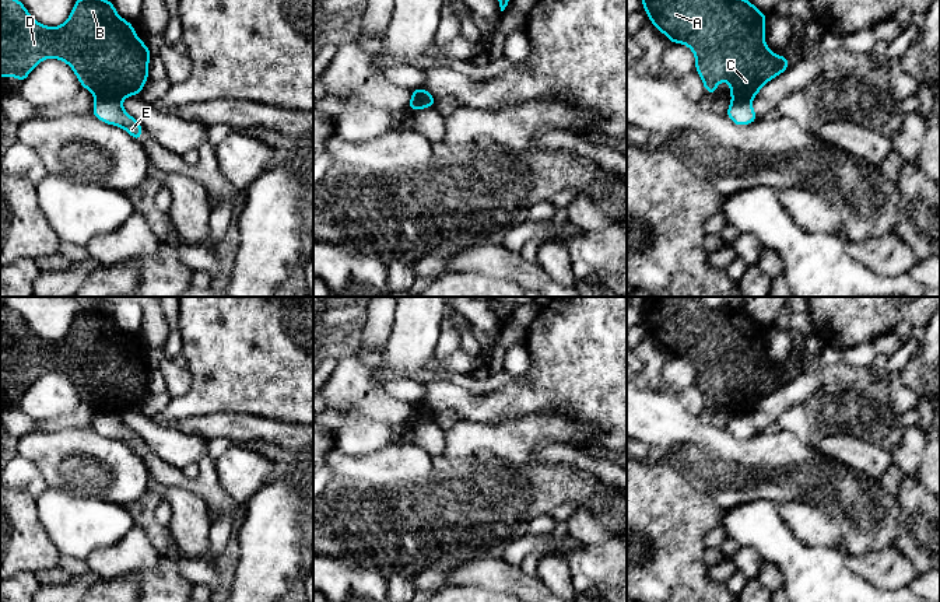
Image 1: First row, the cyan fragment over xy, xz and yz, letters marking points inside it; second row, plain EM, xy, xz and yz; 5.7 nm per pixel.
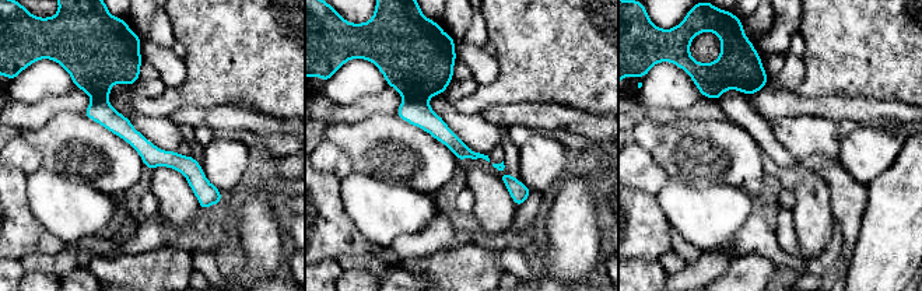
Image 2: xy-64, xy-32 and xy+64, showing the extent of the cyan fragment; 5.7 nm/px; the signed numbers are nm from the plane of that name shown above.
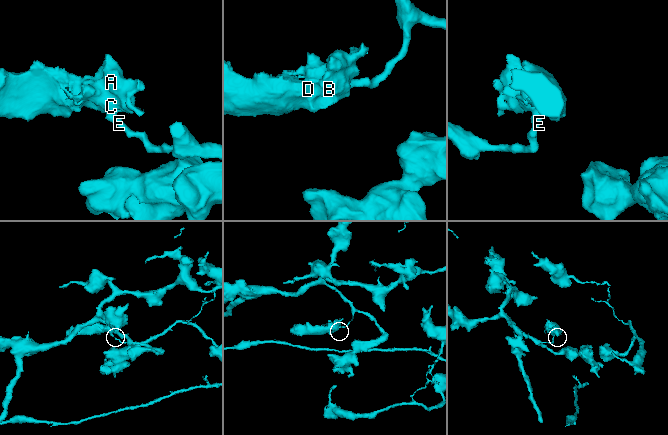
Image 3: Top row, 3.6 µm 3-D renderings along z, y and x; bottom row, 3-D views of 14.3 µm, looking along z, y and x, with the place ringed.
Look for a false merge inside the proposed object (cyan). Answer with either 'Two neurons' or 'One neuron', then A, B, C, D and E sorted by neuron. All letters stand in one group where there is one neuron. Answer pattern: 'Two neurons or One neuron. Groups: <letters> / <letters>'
Two neurons. Groups: A B C D / E

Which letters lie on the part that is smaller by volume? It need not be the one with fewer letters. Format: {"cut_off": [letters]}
{"cut_off": ["A", "B", "C", "D"]}

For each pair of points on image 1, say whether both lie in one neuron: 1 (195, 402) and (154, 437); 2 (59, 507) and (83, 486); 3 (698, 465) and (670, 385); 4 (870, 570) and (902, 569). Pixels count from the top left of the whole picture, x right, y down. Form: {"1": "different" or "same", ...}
{"1": "different", "2": "different", "3": "different", "4": "same"}

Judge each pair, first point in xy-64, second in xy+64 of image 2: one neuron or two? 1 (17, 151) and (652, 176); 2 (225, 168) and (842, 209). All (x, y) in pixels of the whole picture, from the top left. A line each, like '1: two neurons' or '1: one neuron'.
1: one neuron
2: two neurons

